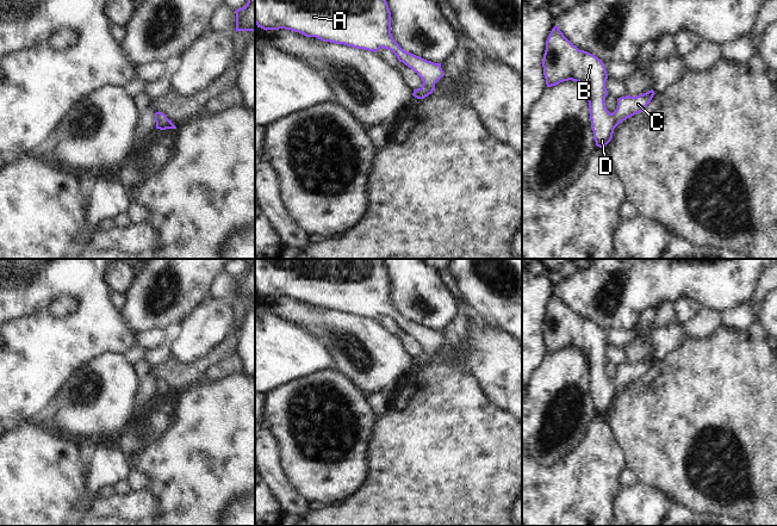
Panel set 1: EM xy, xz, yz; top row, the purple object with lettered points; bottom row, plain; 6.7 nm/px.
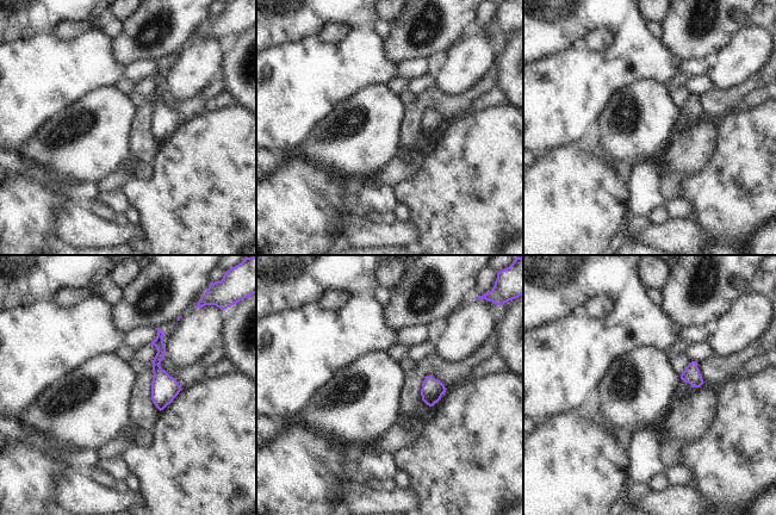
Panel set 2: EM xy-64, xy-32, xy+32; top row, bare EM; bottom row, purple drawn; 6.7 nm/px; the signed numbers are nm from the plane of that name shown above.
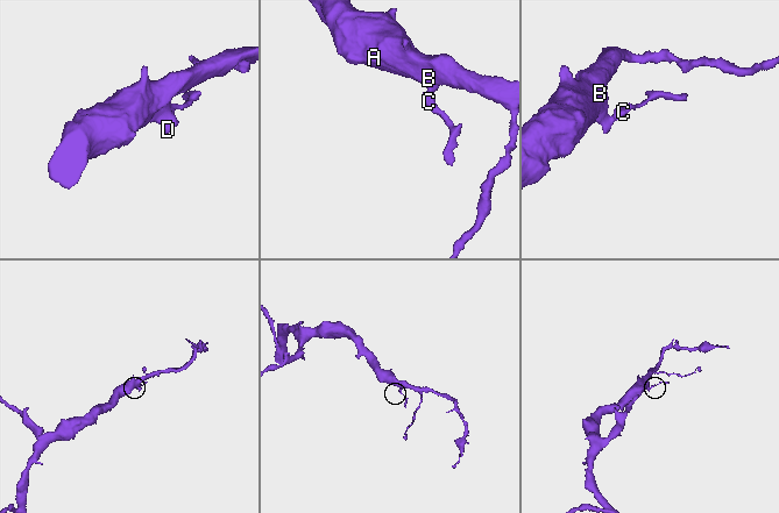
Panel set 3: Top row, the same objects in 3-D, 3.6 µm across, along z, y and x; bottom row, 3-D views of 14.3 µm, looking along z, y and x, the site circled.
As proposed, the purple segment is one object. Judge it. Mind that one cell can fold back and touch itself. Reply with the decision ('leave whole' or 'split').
leave whole

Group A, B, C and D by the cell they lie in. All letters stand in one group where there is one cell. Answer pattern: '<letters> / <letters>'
A B C D

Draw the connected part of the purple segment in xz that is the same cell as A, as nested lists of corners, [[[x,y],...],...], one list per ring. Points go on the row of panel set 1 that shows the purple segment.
[[[255,0],[255,24],[263,30],[291,30],[323,42],[344,44],[356,49],[377,52],[380,48],[391,50],[405,66],[411,68],[423,81],[422,87],[414,89],[412,95],[424,99],[435,89],[435,83],[443,76],[441,63],[427,61],[421,56],[403,50],[391,33],[391,12],[386,0]]]

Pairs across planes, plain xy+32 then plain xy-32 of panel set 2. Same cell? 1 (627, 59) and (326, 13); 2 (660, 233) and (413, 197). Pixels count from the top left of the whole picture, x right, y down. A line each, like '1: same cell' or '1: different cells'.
1: same cell
2: different cells

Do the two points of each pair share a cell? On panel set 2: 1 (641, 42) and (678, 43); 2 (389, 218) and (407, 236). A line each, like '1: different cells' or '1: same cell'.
1: different cells
2: different cells

